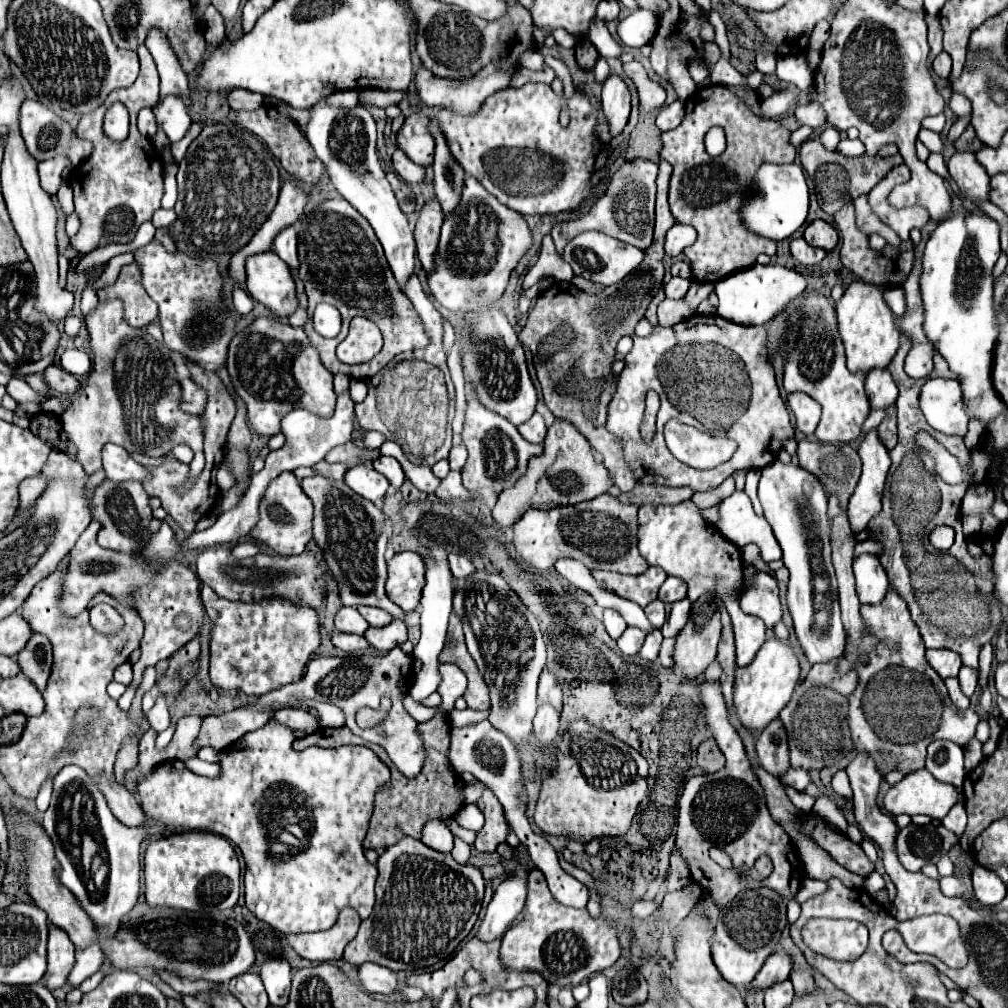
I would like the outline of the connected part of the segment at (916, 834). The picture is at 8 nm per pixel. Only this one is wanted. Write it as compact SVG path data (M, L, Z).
M911 823L905 829L901 829L897 835L897 855L899 855L899 861L903 863L903 867L907 871L921 871L923 865L935 863L935 857L941 857L941 851L943 851L943 841L941 841L935 825L919 827L919 825Z

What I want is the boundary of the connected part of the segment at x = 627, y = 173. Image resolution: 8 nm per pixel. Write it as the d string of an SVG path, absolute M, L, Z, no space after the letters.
M627 161L611 179L609 189L605 195L591 207L591 211L575 221L557 223L551 231L551 237L555 241L557 253L565 249L565 243L569 239L585 233L585 231L601 231L613 239L619 239L623 243L635 245L641 251L645 251L649 245L653 245L653 223L655 223L655 177L657 177L657 163L653 161Z

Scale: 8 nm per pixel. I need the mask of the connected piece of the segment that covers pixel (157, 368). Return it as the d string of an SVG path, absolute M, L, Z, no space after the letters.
M121 299L99 301L97 307L85 315L85 325L93 353L93 369L81 383L71 407L61 415L63 431L77 449L77 461L87 475L93 475L101 469L101 449L109 441L127 451L151 451L151 447L175 447L183 443L195 453L189 465L194 478L183 486L184 491L189 489L205 466L205 427L201 417L189 415L179 407L181 387L171 351L147 331L125 323Z

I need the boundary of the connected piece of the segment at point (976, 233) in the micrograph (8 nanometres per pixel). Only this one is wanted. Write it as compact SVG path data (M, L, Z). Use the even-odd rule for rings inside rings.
M981 211L947 215L937 223L937 229L927 241L921 273L925 335L945 357L951 371L961 375L967 415L983 423L989 423L1005 407L991 385L991 361L997 339L991 271L1001 255L999 231L999 223Z

